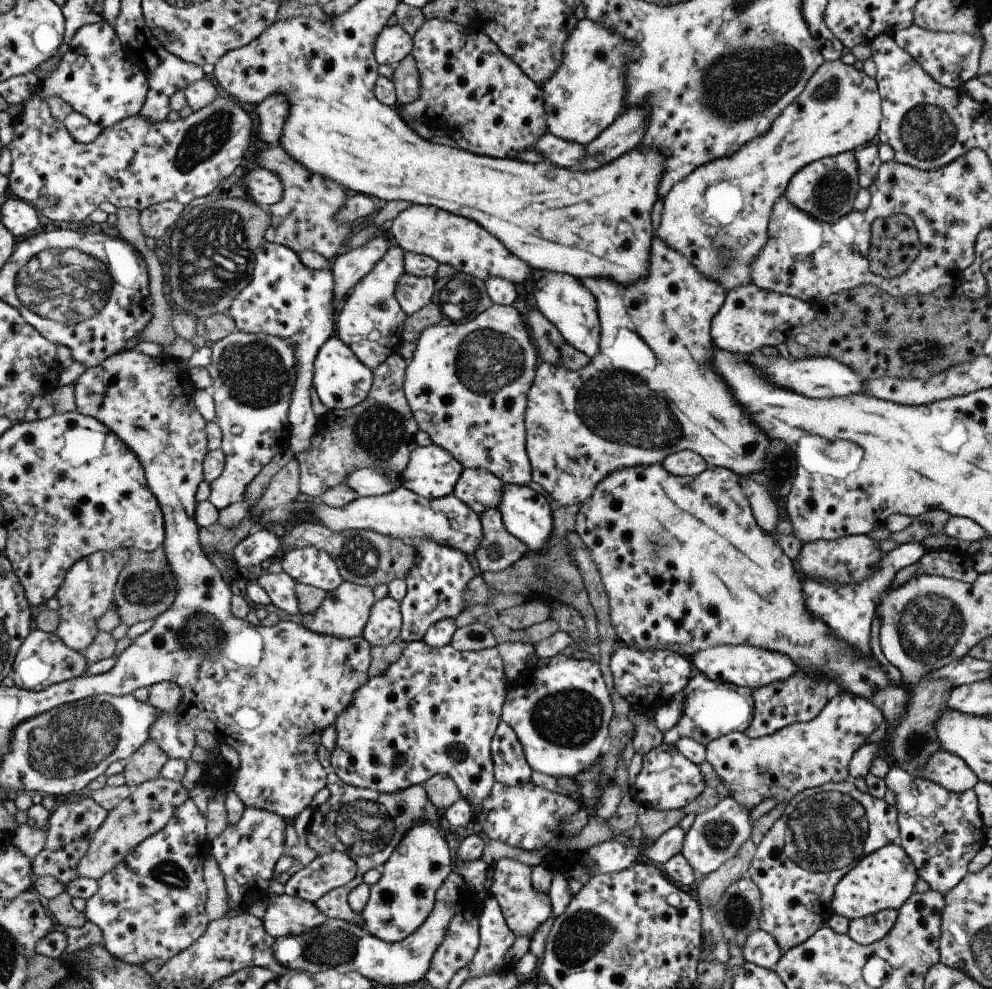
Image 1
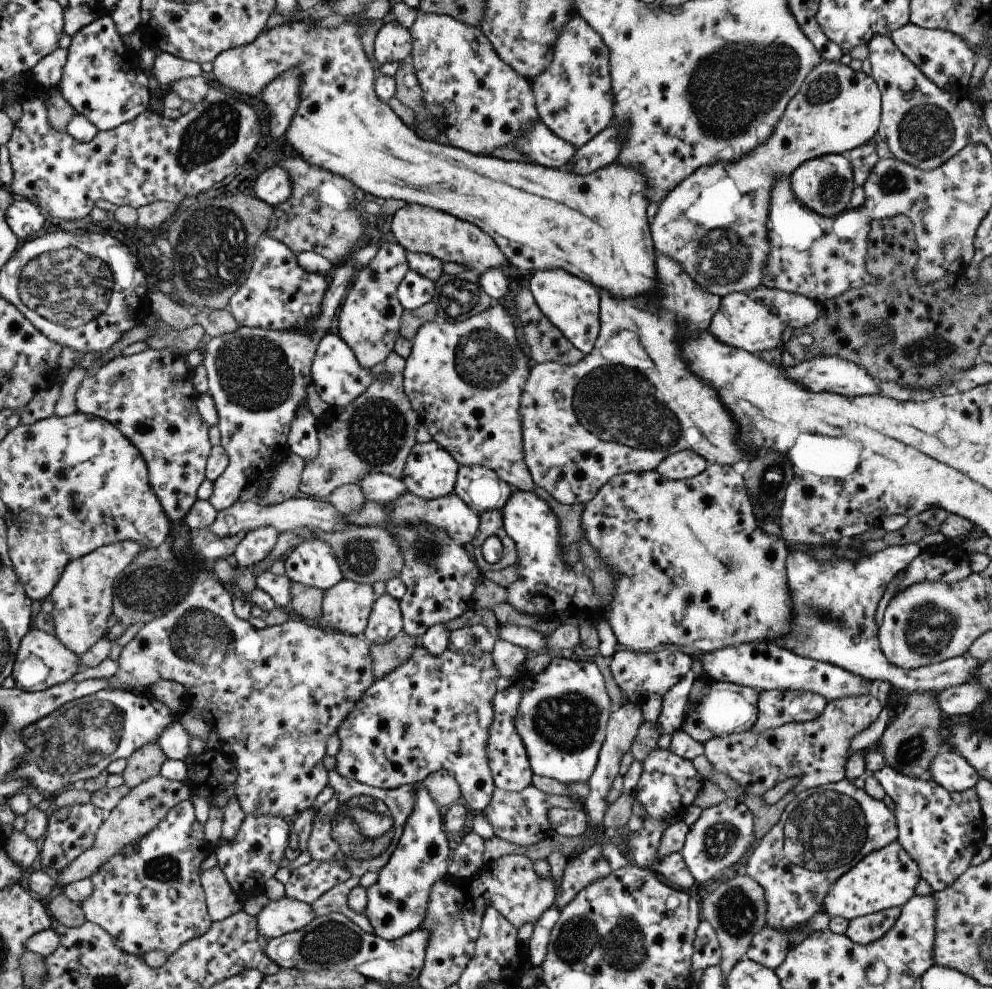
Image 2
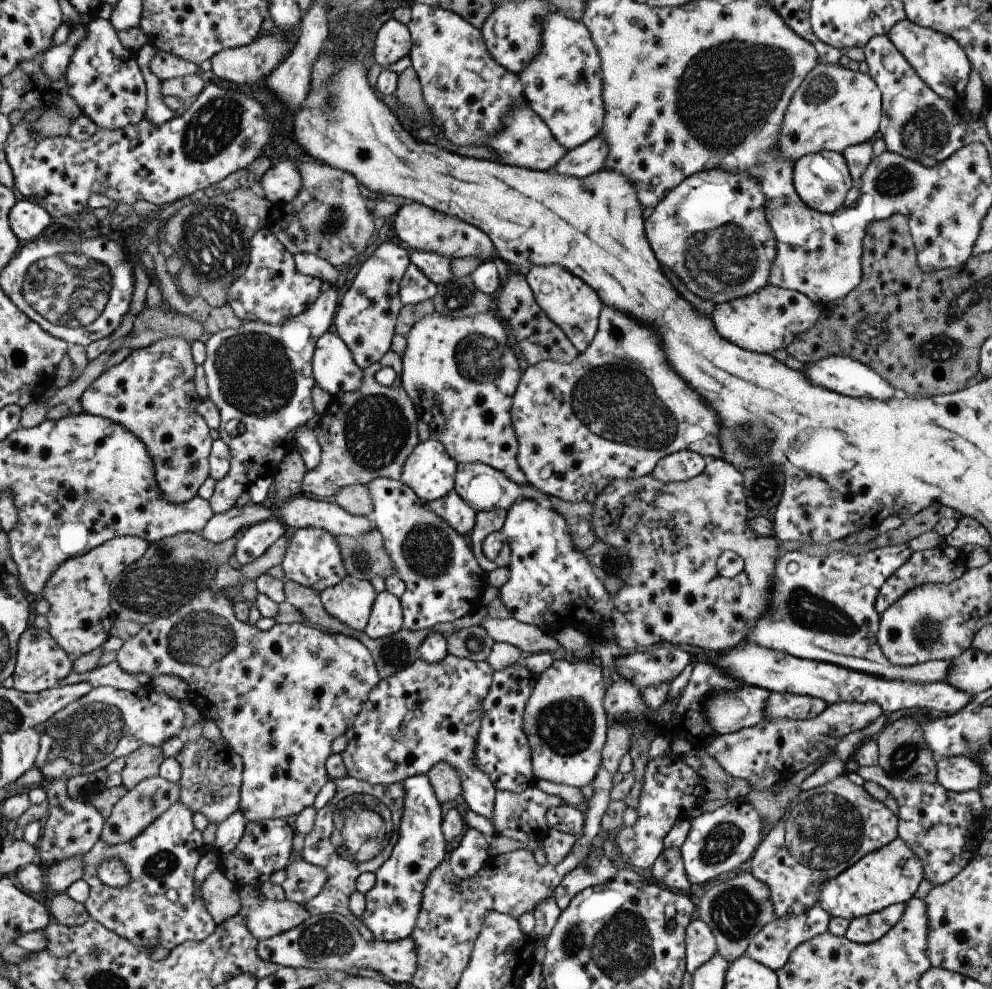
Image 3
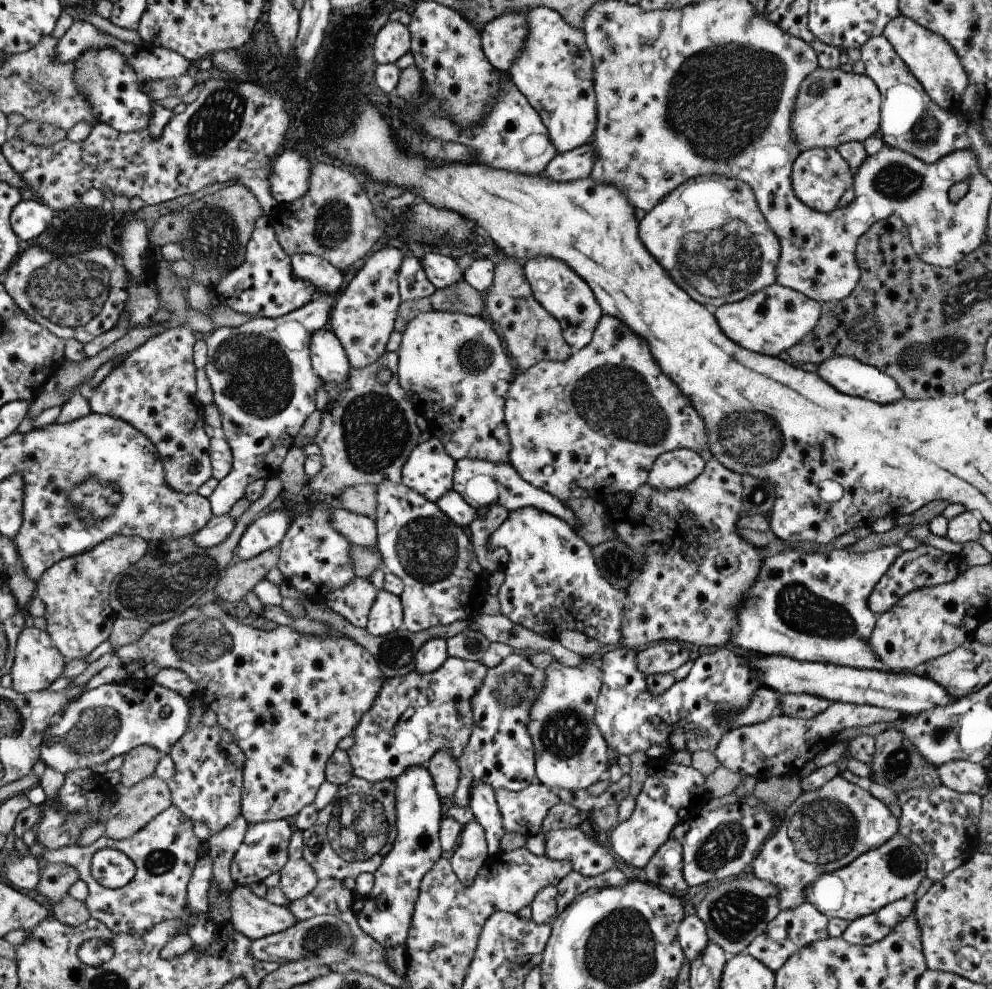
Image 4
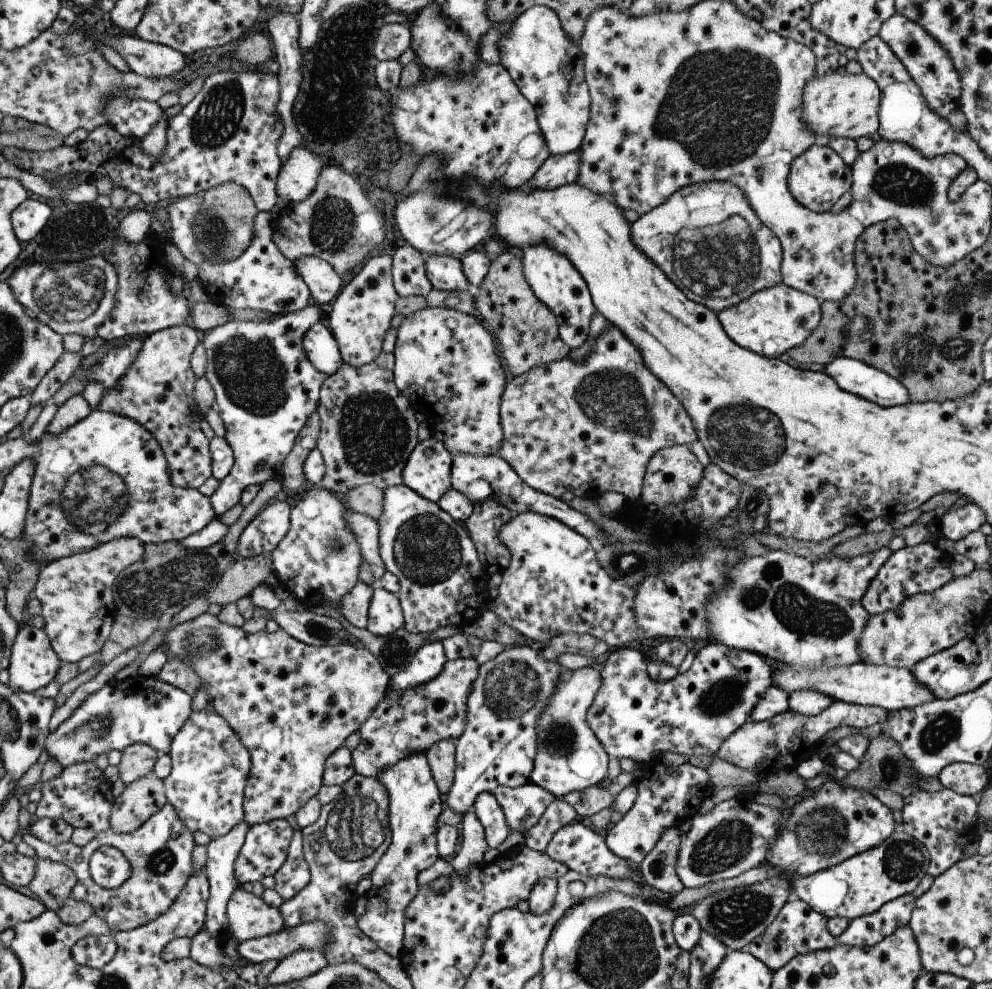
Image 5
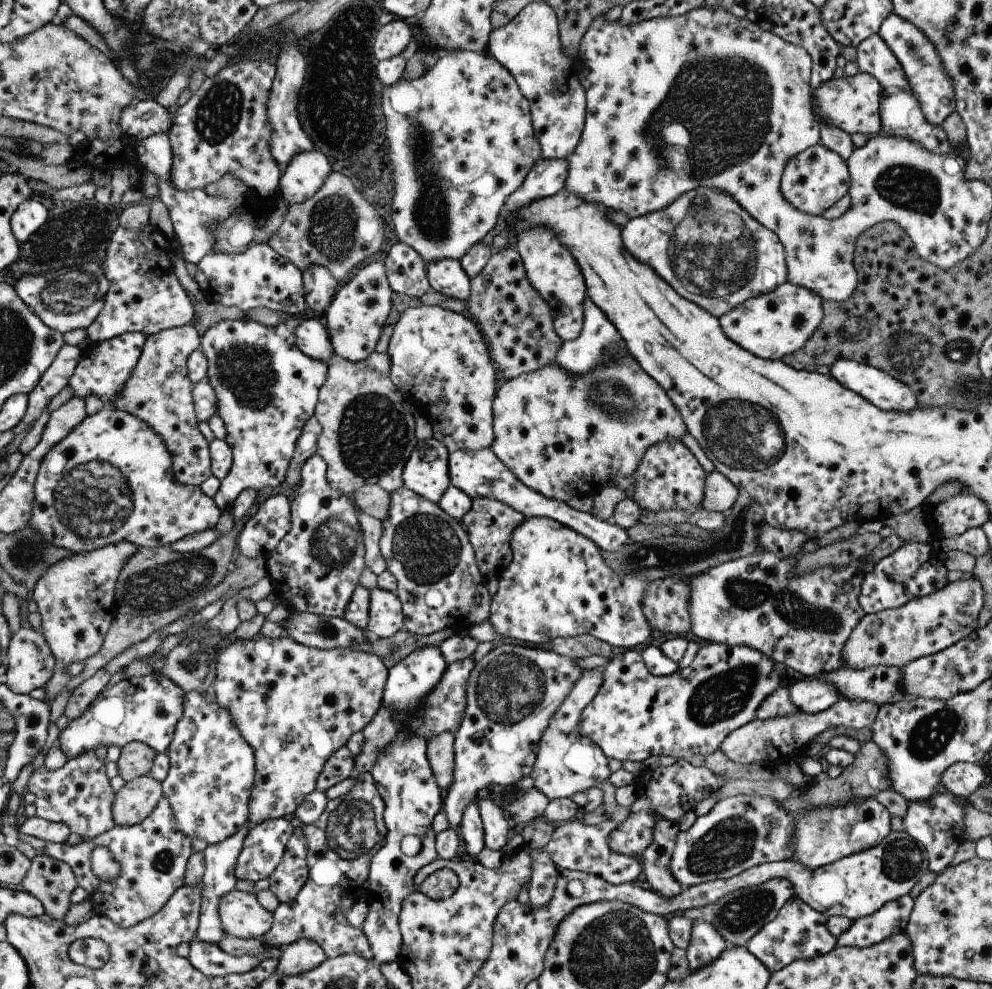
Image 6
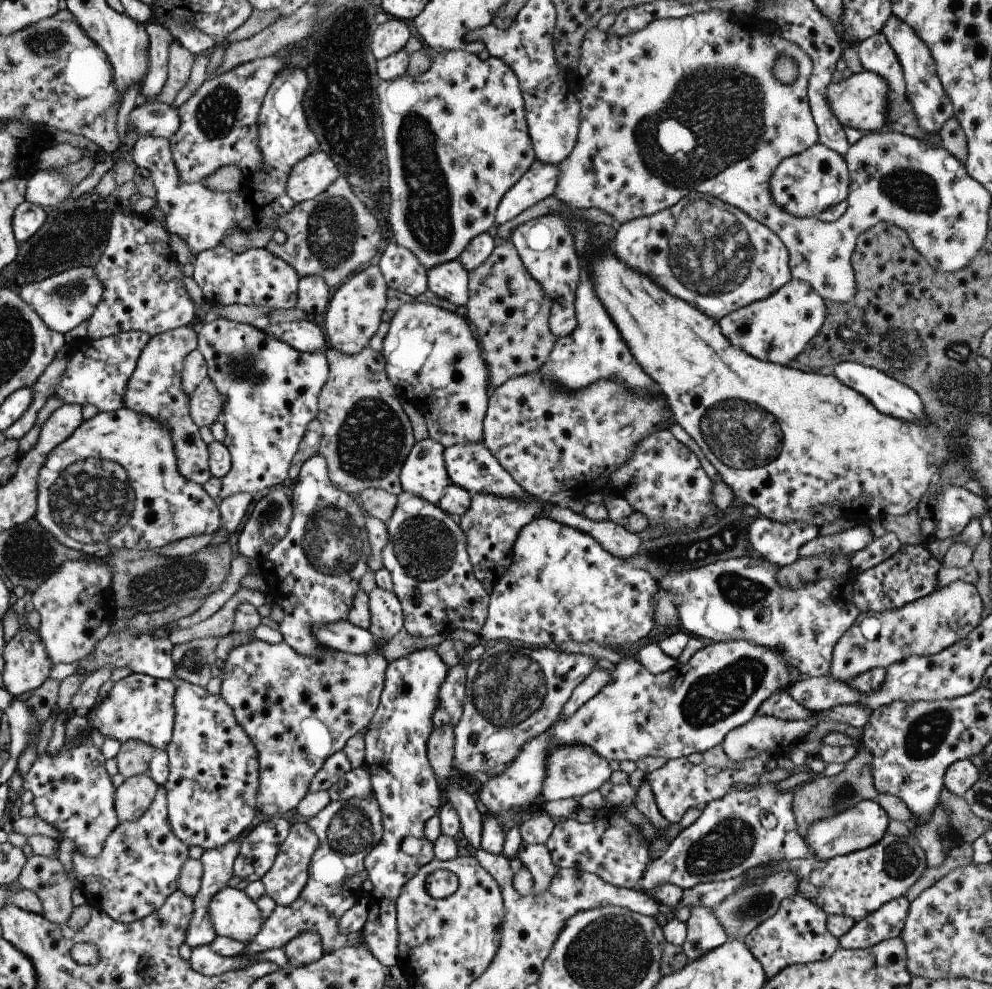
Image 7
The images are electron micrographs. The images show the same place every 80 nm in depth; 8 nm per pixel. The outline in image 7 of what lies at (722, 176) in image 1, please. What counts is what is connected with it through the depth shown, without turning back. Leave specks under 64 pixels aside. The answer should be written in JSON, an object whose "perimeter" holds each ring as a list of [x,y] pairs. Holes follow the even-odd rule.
{"perimeter":[[[862,71],[852,74],[837,83],[829,83],[826,88],[826,101],[833,116],[843,128],[855,128],[862,134],[881,131],[886,122],[886,102],[889,94],[886,82],[877,74]],[[695,192],[669,208],[615,225],[611,244],[614,257],[624,265],[646,274],[666,293],[688,302],[716,321],[735,309],[768,297],[791,279],[788,252],[776,234],[742,210]]]}

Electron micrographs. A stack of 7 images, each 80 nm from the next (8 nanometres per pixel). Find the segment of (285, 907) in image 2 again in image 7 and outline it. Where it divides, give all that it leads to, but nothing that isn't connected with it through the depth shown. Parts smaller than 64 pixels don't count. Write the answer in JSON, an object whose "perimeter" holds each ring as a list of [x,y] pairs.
{"perimeter":[[[227,886],[218,890],[208,902],[206,916],[212,922],[216,936],[244,943],[248,943],[259,932],[264,921],[254,900],[251,900],[242,890]]]}

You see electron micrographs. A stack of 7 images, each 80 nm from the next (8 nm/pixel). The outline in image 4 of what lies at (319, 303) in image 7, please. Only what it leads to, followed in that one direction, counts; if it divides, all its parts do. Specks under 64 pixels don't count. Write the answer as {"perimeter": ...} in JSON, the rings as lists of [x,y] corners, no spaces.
{"perimeter":[[[294,254],[290,257],[290,263],[292,273],[310,282],[316,288],[316,294],[333,295],[341,284],[343,273],[317,255]]]}

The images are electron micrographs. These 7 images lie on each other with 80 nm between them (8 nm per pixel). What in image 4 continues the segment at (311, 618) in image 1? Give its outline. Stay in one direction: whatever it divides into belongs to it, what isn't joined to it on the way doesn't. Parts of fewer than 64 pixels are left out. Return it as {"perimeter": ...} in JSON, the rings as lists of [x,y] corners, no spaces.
{"perimeter":[[[353,576],[345,586],[324,594],[323,603],[349,624],[365,629],[376,591],[368,579]]]}

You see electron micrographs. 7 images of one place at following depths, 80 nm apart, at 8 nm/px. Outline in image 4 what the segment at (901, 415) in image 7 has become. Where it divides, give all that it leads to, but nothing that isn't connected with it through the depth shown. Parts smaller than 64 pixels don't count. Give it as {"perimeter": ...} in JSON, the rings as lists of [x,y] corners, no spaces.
{"perimeter":[[[832,356],[821,361],[814,372],[823,382],[850,397],[861,397],[882,405],[903,397],[890,376],[853,357]]]}

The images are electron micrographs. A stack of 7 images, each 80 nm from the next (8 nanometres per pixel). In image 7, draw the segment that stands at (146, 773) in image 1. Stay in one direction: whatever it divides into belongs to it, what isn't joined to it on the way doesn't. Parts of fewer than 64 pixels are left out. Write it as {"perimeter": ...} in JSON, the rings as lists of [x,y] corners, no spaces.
{"perimeter":[[[138,740],[121,743],[114,756],[119,774],[125,778],[145,774],[153,751],[152,746]]]}

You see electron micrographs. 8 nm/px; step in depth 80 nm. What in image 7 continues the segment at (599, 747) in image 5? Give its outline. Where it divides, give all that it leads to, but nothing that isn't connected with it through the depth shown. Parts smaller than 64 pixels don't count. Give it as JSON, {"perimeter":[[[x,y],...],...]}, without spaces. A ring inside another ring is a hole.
{"perimeter":[[[593,669],[577,686],[572,690],[571,696],[563,705],[560,712],[560,718],[564,719],[570,717],[586,700],[589,700],[594,694],[597,694],[610,681],[610,674],[603,669]],[[557,745],[549,749],[545,755],[545,778],[541,785],[541,797],[545,802],[574,799],[598,789],[609,778],[610,770],[607,763],[587,745]]]}

